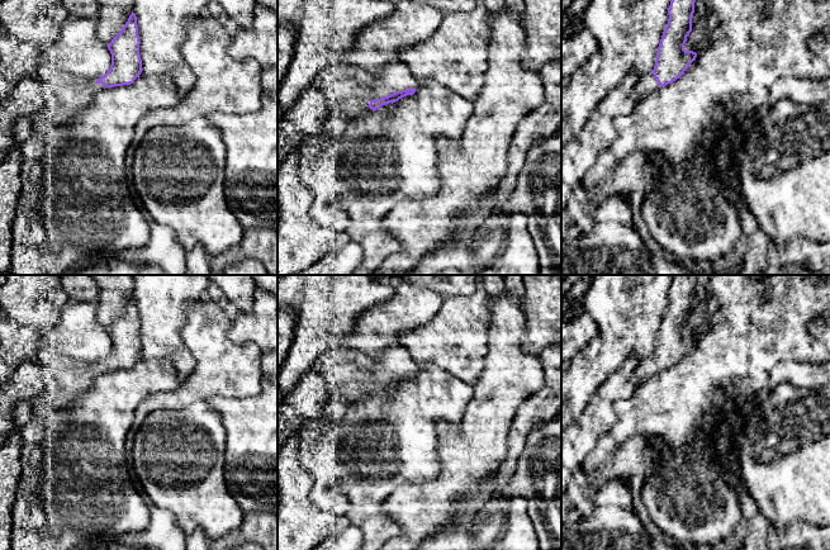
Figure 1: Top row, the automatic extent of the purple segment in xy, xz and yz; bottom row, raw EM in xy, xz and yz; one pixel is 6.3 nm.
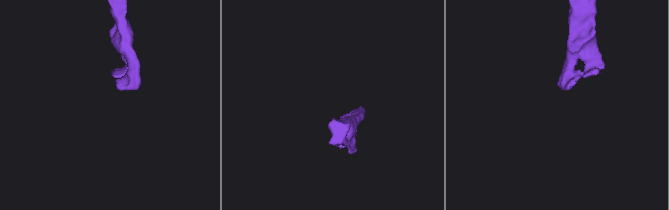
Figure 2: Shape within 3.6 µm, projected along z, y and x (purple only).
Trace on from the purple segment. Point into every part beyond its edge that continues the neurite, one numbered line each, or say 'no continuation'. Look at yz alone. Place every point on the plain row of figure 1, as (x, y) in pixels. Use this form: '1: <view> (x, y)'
1: yz (648, 368)

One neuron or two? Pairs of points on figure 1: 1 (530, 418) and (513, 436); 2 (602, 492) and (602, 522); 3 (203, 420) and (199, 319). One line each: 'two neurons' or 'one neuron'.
1: one neuron
2: two neurons
3: two neurons

